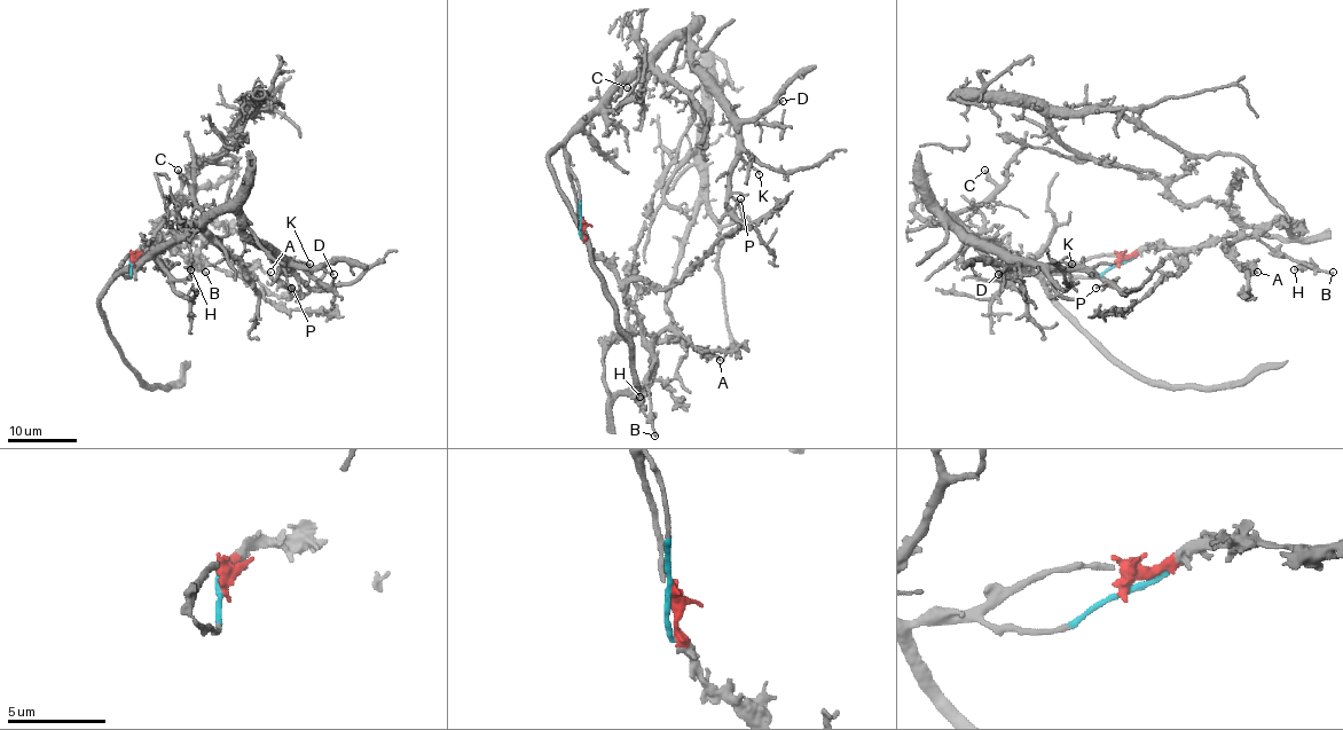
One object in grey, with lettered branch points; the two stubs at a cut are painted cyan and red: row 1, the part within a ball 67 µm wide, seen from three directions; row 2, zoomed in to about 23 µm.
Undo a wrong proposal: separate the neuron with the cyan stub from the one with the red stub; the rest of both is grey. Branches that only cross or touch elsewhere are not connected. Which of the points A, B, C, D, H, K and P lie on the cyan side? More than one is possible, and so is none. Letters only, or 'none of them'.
C, D, K, P

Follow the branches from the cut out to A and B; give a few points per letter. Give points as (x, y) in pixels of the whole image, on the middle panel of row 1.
A: (581, 221), (584, 240), (615, 276), (638, 315), (639, 332), (649, 342), (667, 329), (674, 329), (719, 360)
B: (581, 221), (584, 240), (615, 276), (638, 315), (643, 346), (652, 356), (649, 393), (656, 436)

